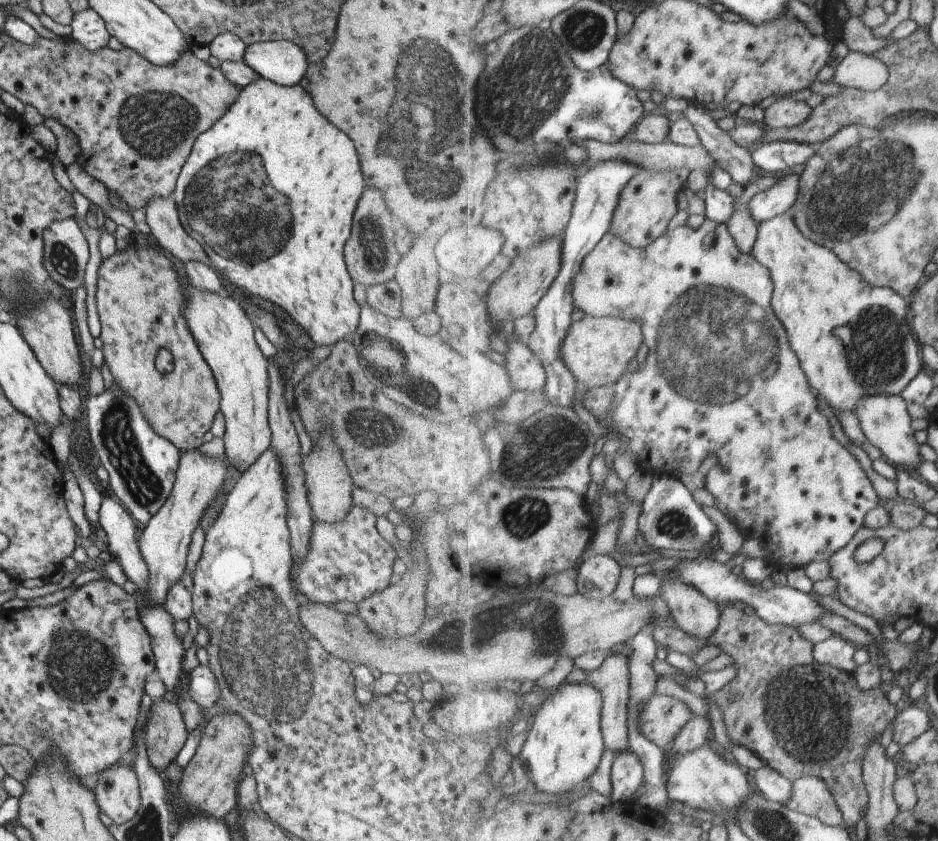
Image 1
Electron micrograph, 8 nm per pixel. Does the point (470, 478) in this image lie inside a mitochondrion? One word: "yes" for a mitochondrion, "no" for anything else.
no

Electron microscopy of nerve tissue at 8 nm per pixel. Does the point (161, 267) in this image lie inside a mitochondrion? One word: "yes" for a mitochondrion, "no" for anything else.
no

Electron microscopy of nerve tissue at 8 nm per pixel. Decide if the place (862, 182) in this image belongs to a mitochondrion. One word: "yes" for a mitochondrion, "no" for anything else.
yes

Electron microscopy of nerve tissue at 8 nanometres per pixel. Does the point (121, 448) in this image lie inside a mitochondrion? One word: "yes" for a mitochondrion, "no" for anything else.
yes

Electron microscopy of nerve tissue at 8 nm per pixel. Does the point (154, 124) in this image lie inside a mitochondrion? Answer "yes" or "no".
yes

